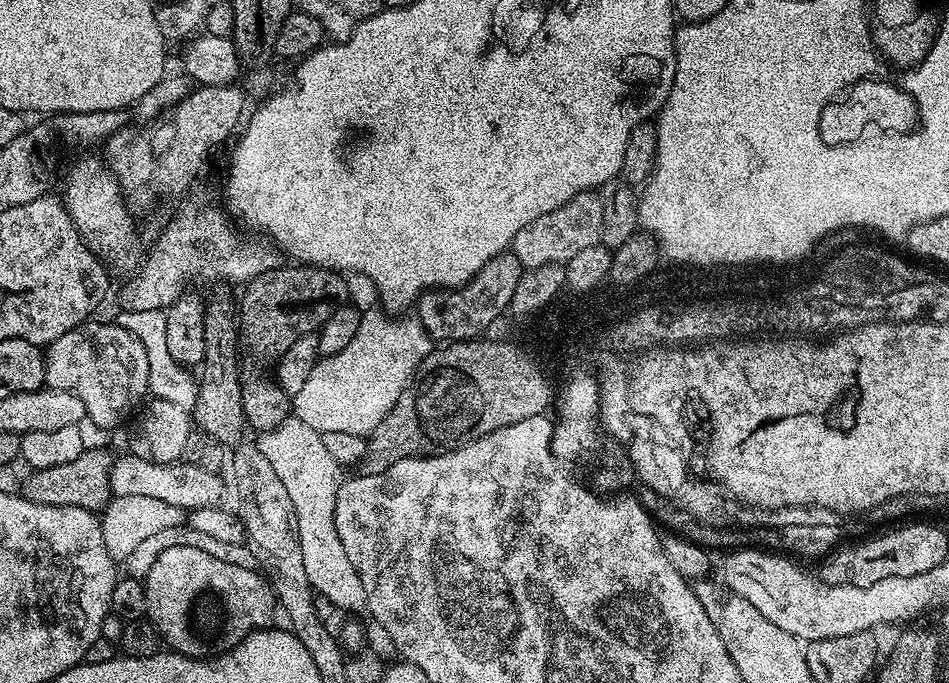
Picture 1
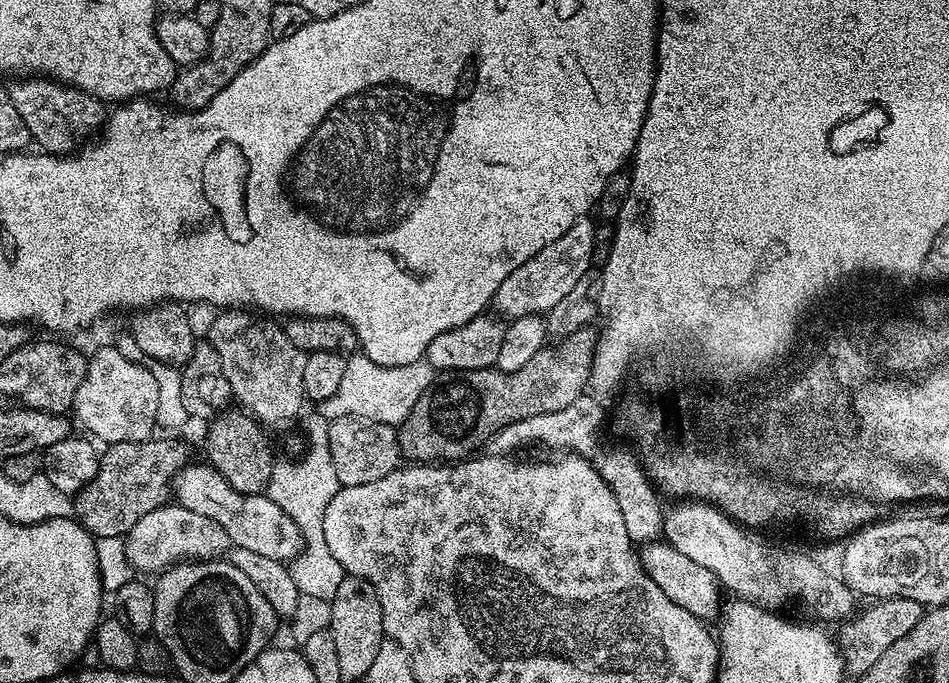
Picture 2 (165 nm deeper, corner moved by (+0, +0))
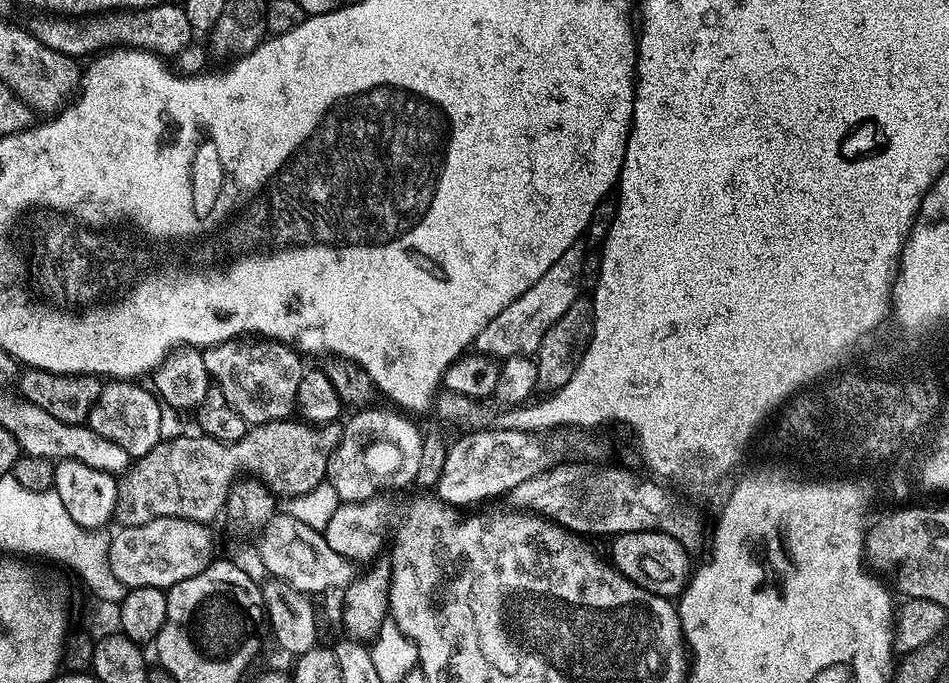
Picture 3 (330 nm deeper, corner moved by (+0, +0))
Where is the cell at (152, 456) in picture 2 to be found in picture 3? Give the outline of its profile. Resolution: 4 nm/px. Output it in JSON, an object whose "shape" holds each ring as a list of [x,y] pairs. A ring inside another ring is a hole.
{"shape":[[[289,418],[286,420],[275,420],[274,422],[266,422],[265,424],[257,424],[249,427],[248,432],[238,441],[237,444],[223,444],[214,439],[213,436],[205,436],[203,434],[195,434],[196,436],[185,434],[178,438],[174,438],[173,440],[161,440],[159,444],[154,446],[154,450],[150,450],[145,456],[139,457],[139,459],[129,467],[128,471],[119,477],[118,483],[120,489],[118,490],[115,519],[117,521],[121,520],[119,523],[124,526],[138,526],[139,524],[150,522],[154,518],[180,518],[182,520],[189,520],[190,522],[211,525],[213,523],[212,519],[214,519],[216,515],[221,515],[221,513],[224,512],[224,507],[228,501],[228,495],[230,494],[232,485],[236,483],[239,476],[260,480],[261,483],[265,484],[265,486],[272,491],[273,496],[277,498],[289,498],[304,495],[308,491],[314,490],[316,486],[326,480],[328,475],[328,463],[330,462],[330,458],[334,454],[334,450],[338,446],[338,442],[342,438],[343,433],[344,426],[343,423],[340,422],[315,426],[300,418]]]}

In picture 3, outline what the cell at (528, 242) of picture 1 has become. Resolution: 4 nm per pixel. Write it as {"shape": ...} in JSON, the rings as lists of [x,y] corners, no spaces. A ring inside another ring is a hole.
{"shape":[[[577,246],[566,250],[522,298],[514,298],[498,318],[494,318],[486,326],[482,326],[482,334],[478,334],[474,345],[475,351],[482,356],[491,356],[493,358],[507,358],[509,356],[532,356],[539,348],[546,330],[570,310],[570,306],[581,295],[582,289],[579,282],[579,274],[582,270],[582,262],[586,255],[585,249]]]}

